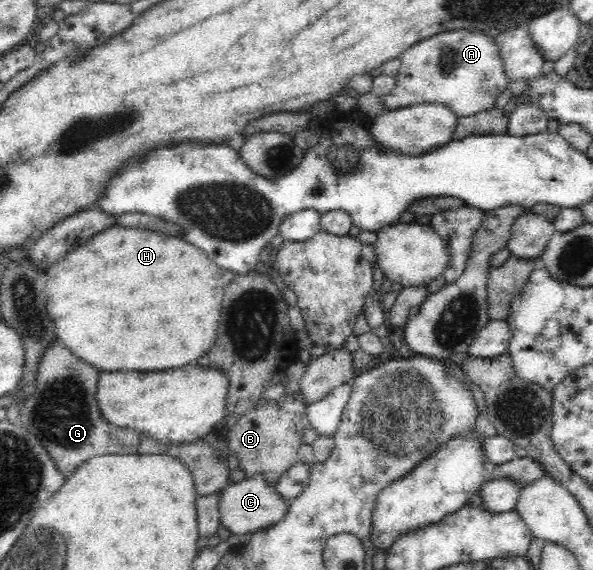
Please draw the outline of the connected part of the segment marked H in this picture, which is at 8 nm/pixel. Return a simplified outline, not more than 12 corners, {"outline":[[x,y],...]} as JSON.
{"outline":[[110,227],[47,272],[58,337],[102,371],[204,357],[222,270]]}

